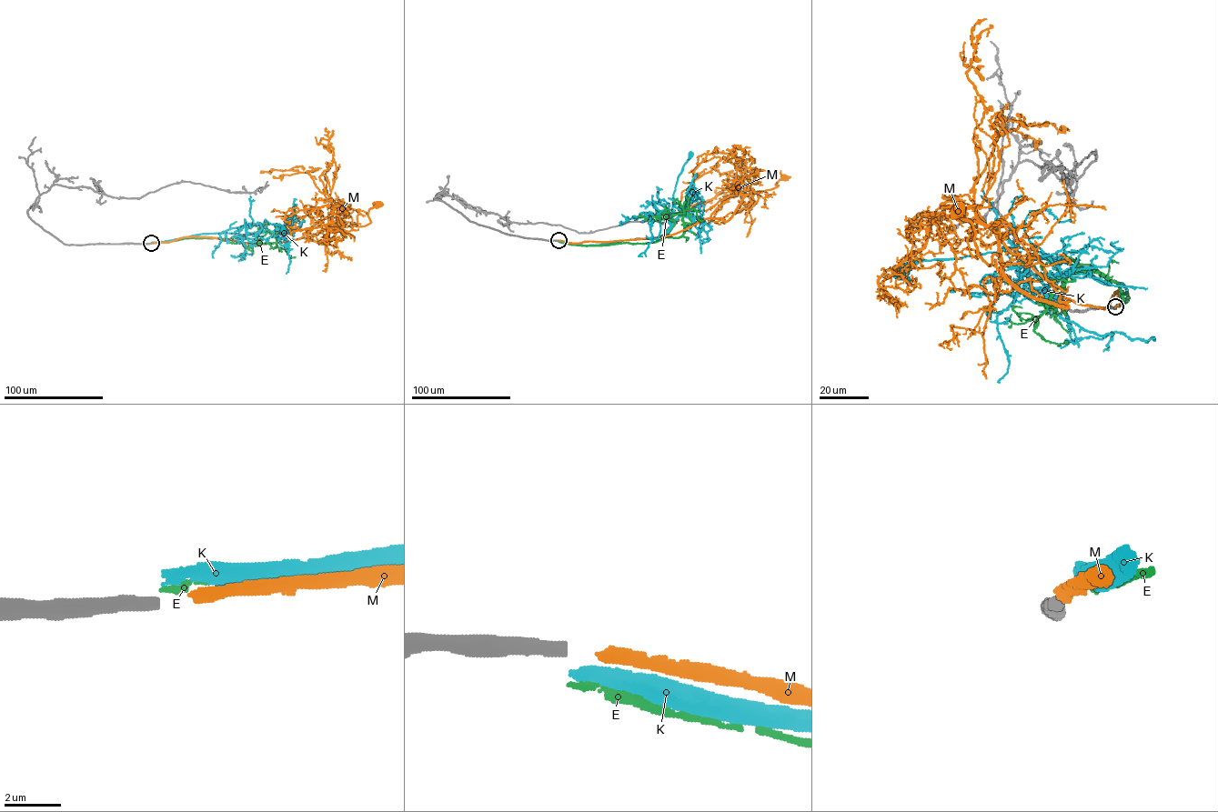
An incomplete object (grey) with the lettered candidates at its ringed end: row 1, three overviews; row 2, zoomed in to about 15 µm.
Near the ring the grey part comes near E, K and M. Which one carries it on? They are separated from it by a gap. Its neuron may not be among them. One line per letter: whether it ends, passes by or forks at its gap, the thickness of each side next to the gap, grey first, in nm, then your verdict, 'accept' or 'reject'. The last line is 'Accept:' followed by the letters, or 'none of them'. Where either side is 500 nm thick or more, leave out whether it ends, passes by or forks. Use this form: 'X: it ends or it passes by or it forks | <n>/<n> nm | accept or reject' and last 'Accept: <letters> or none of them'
E: it ends | 480/190 nm | reject
K: it ends | 480/360 nm | reject
M: it ends | 480/400 nm | accept
Accept: M

